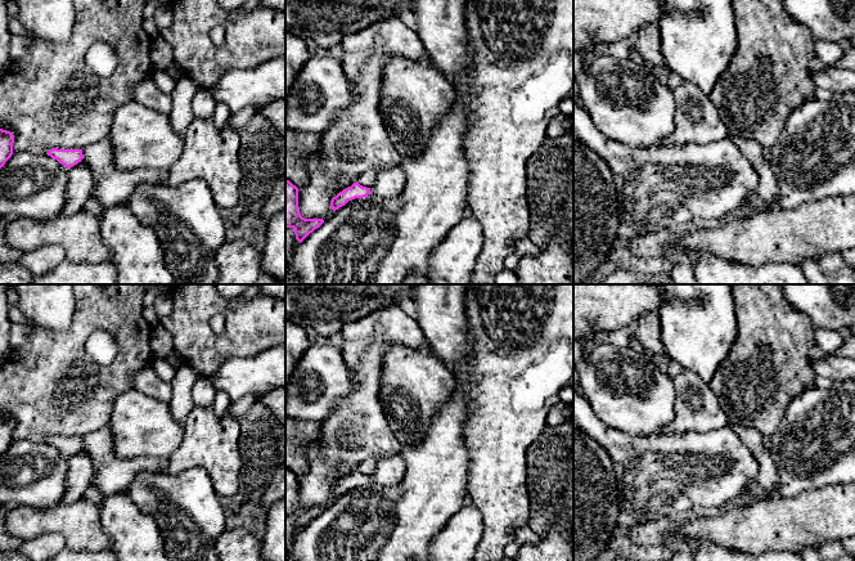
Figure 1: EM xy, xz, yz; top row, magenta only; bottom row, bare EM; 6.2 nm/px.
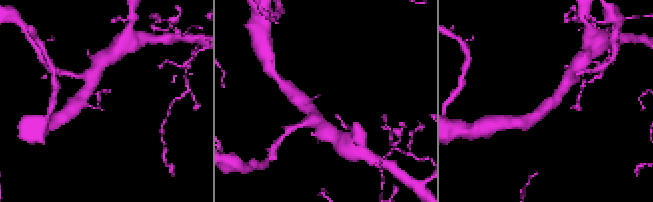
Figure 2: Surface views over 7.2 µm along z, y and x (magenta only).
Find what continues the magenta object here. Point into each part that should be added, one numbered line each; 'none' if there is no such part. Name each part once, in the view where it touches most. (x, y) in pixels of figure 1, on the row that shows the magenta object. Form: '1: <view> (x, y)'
1: xy (111, 187)

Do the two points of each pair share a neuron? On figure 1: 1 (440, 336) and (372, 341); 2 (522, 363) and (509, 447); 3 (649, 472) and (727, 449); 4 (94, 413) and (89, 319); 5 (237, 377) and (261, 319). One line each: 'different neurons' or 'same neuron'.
1: different neurons
2: same neuron
3: same neuron
4: same neuron
5: different neurons

